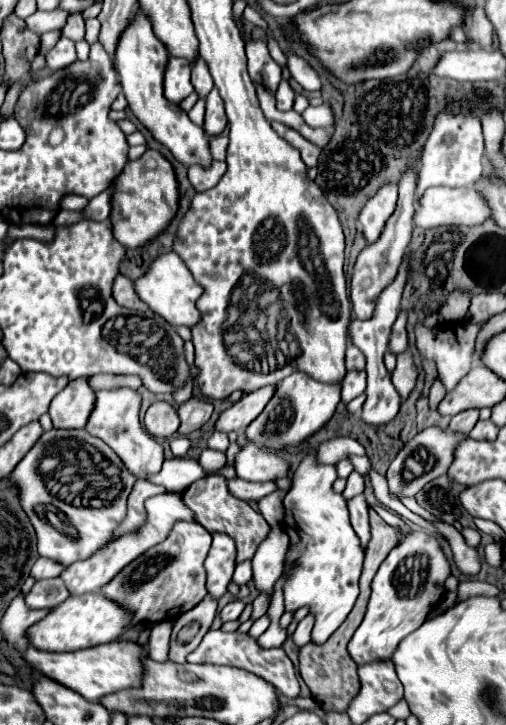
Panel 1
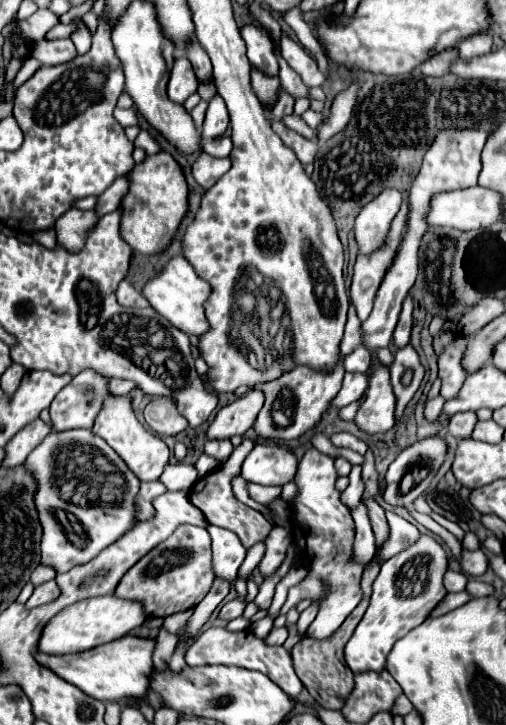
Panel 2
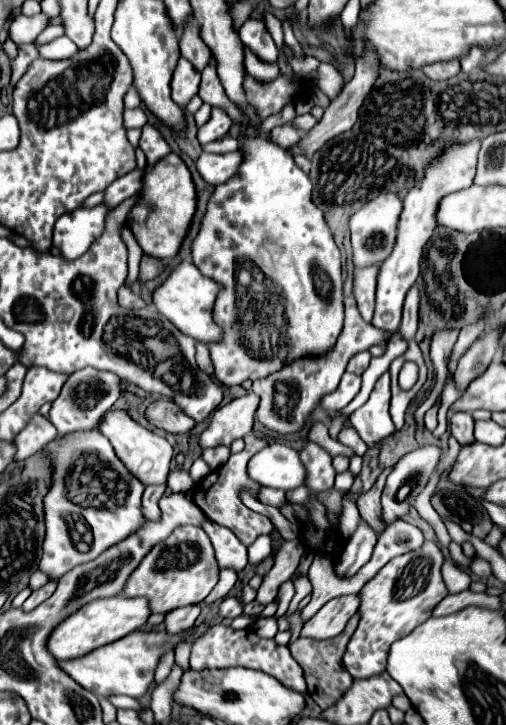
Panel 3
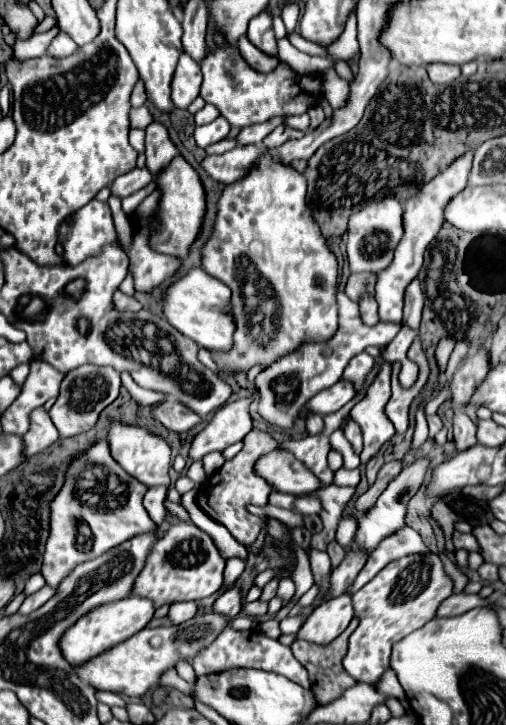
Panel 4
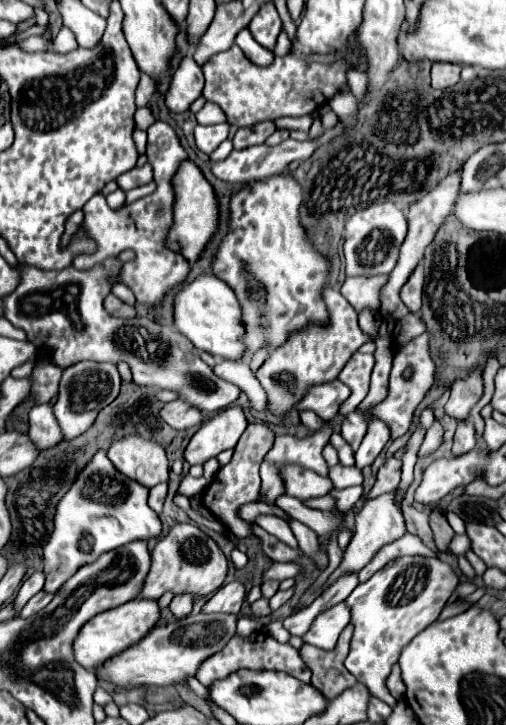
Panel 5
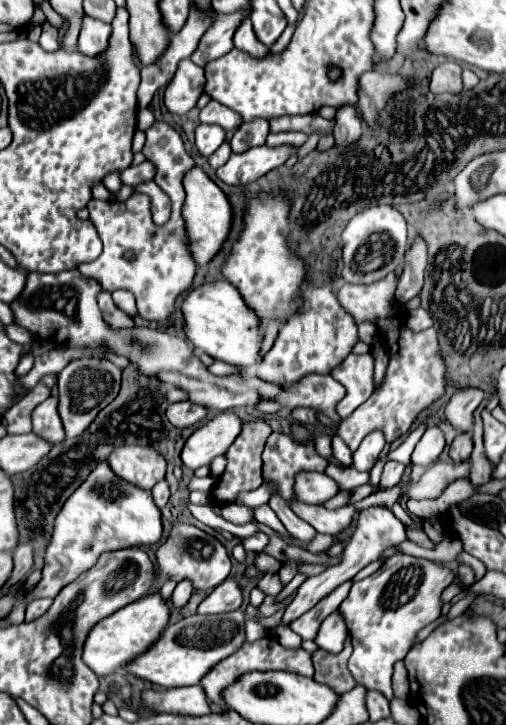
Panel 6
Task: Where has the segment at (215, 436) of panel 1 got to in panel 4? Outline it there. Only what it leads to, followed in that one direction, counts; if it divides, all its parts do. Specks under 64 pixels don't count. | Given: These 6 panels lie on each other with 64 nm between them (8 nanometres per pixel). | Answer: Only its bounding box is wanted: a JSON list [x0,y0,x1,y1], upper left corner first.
[202,451,226,478]

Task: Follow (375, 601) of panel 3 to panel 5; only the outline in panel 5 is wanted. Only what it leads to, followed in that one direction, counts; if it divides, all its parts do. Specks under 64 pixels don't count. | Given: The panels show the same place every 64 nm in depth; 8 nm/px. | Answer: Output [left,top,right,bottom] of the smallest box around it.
[346,556,458,708]

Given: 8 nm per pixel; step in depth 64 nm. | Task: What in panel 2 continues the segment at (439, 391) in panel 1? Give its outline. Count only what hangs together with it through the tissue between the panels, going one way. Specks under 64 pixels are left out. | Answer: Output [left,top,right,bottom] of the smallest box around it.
[426,394,444,420]

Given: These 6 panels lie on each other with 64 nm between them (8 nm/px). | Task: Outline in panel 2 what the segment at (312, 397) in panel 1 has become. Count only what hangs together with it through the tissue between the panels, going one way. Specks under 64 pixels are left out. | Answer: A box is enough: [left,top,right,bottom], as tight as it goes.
[254,366,344,440]

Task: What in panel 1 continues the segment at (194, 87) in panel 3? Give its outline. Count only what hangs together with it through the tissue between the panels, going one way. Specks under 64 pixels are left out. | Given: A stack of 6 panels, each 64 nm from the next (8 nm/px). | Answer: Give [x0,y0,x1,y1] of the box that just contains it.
[164,58,192,104]

